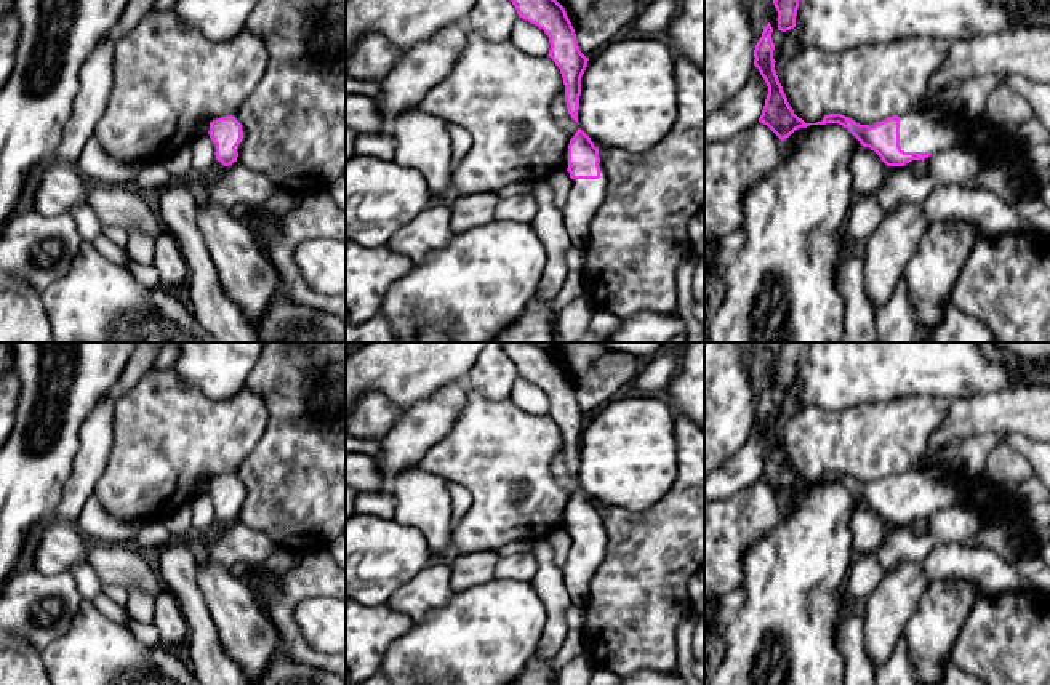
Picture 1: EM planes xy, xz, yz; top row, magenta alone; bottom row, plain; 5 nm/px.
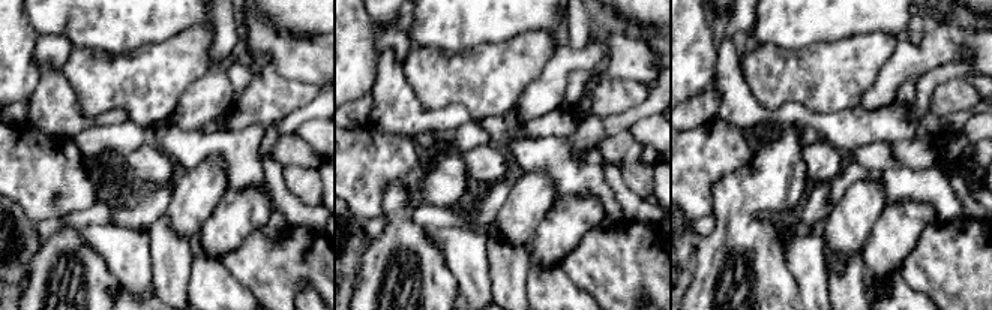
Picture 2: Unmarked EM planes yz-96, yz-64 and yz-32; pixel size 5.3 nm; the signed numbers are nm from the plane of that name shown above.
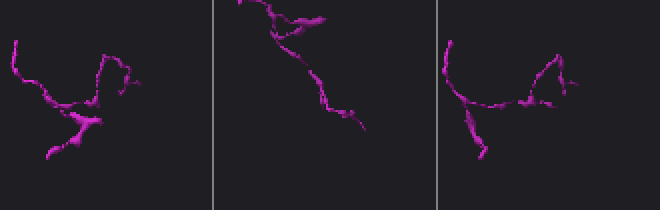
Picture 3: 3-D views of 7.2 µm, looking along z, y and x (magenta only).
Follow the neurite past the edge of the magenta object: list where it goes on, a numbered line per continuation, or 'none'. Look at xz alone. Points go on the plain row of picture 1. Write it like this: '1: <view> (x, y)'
1: xz (586, 554)

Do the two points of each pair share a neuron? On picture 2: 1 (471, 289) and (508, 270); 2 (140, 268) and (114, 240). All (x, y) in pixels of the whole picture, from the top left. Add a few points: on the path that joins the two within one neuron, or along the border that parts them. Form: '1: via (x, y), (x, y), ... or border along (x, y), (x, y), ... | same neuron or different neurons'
1: border along (488, 244), (489, 291), (492, 294) | different neurons
2: via (132, 261), (120, 247) | same neuron

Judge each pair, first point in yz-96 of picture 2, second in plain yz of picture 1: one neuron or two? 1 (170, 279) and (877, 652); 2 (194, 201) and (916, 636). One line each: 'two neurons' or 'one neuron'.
1: two neurons
2: two neurons

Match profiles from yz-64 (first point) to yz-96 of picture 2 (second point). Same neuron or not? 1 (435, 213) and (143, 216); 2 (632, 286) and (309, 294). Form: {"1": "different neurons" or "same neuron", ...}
{"1": "different neurons", "2": "different neurons"}

